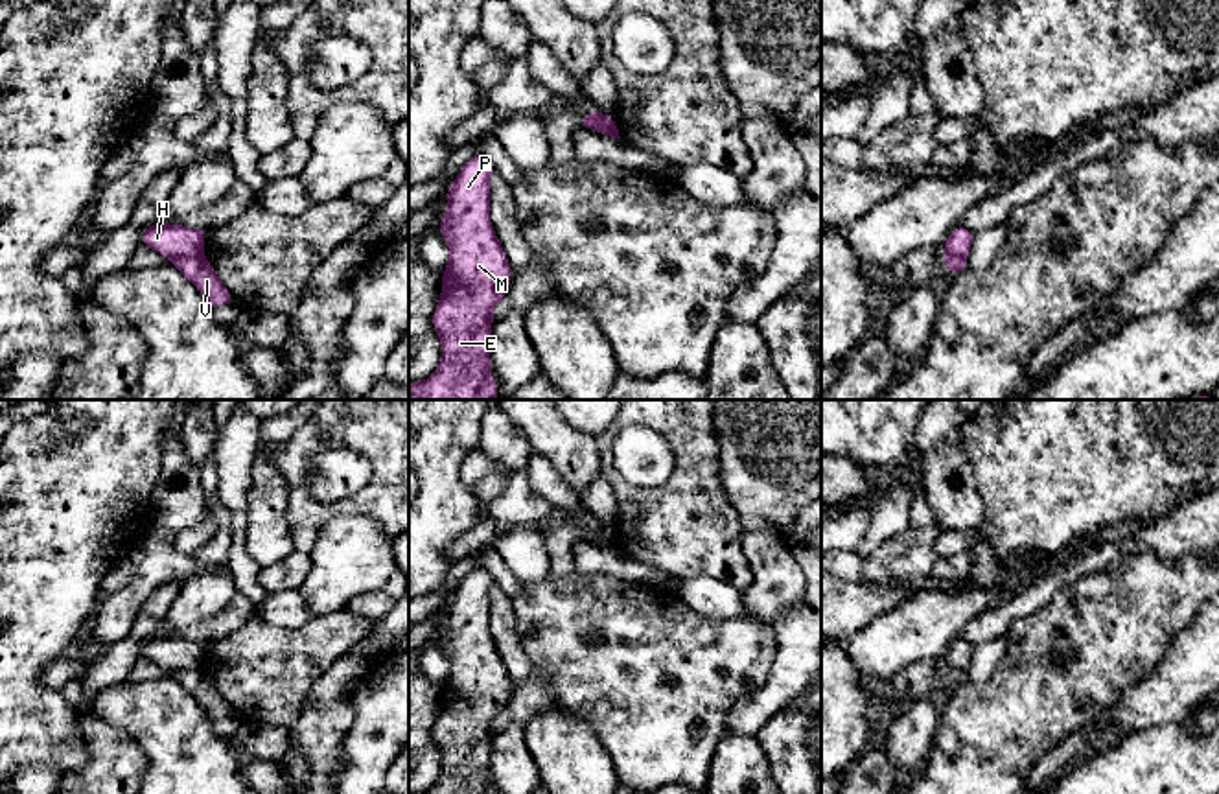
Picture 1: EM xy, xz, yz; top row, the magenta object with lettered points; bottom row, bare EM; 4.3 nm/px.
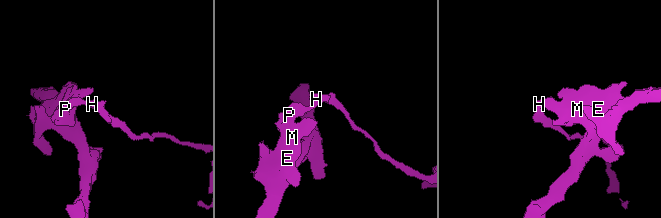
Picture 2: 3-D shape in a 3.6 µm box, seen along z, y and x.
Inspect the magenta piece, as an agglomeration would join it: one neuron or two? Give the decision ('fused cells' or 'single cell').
fused cells

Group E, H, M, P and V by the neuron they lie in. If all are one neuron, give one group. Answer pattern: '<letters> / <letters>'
E H M P / V

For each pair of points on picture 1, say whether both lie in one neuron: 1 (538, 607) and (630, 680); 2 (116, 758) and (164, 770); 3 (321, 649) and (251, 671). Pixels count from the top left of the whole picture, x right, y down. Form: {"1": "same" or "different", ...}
{"1": "same", "2": "different", "3": "same"}

